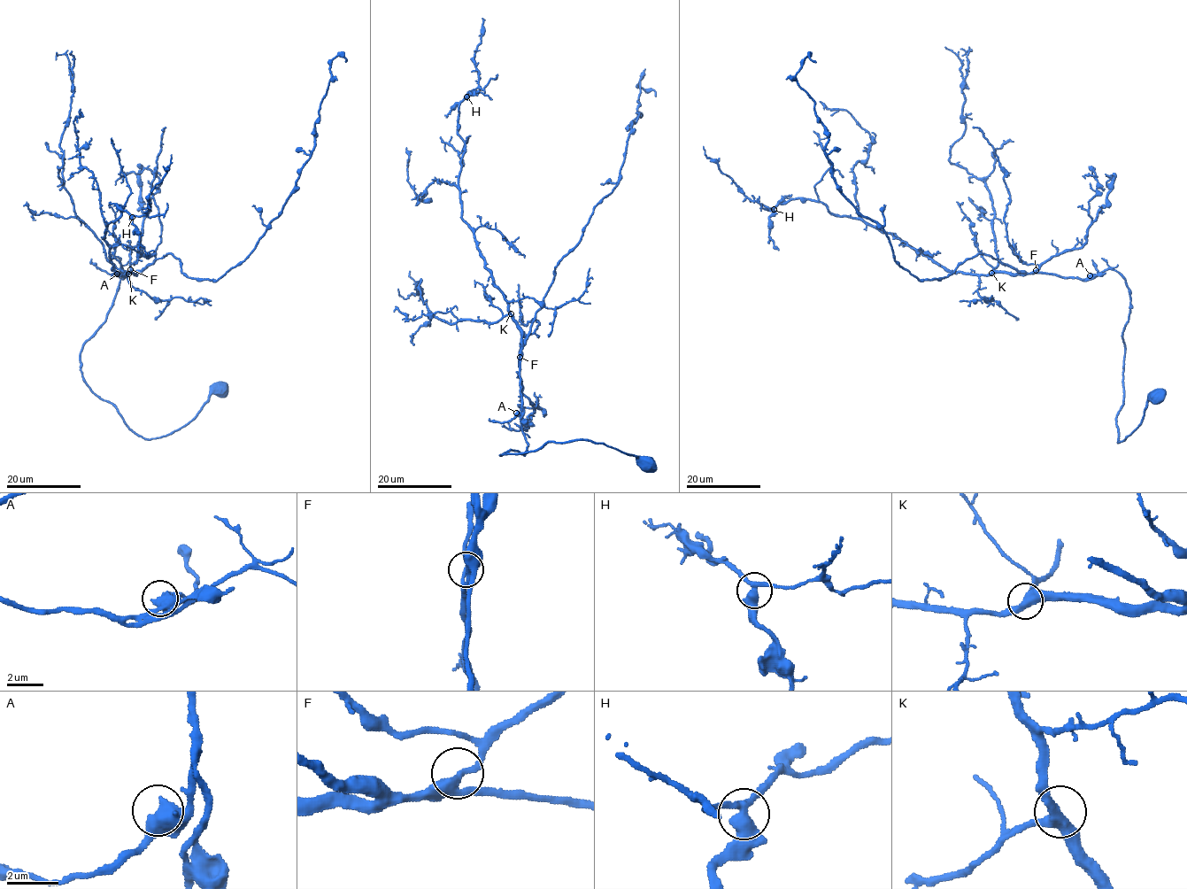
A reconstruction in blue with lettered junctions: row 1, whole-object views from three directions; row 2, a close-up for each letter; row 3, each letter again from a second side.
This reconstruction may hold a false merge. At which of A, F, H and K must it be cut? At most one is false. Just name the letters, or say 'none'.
none

